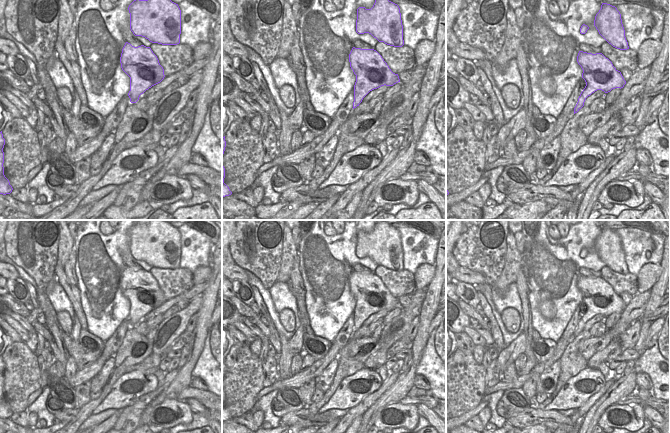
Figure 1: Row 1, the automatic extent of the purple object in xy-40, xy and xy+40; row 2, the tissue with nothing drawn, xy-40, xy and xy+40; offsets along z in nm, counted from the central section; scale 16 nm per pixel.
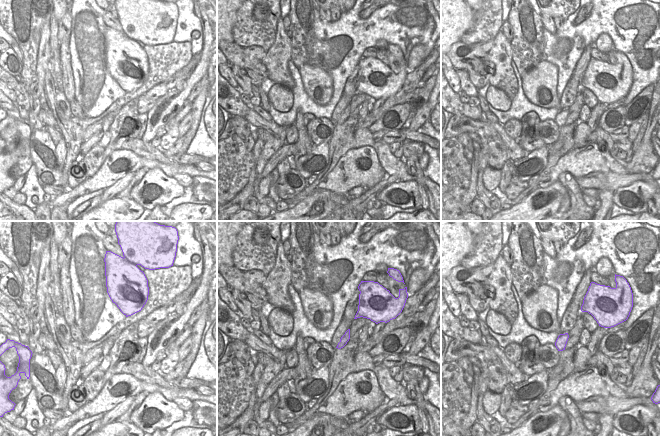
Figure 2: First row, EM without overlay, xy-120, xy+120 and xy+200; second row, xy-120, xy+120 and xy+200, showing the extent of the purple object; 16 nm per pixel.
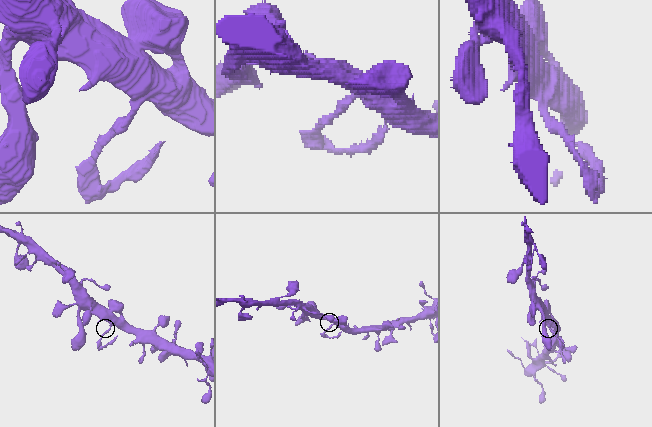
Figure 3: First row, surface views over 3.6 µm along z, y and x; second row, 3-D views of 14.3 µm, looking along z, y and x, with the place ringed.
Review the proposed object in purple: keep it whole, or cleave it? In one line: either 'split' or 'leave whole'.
split

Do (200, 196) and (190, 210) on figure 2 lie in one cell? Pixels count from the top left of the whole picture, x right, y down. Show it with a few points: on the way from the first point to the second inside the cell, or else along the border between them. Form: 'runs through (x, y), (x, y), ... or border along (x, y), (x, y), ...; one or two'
border along (206, 203), (181, 203), (172, 208); two

